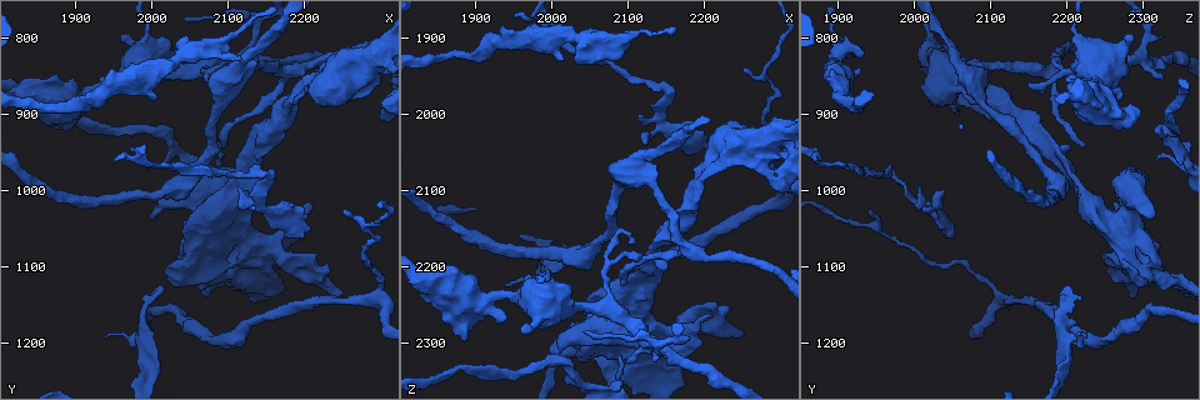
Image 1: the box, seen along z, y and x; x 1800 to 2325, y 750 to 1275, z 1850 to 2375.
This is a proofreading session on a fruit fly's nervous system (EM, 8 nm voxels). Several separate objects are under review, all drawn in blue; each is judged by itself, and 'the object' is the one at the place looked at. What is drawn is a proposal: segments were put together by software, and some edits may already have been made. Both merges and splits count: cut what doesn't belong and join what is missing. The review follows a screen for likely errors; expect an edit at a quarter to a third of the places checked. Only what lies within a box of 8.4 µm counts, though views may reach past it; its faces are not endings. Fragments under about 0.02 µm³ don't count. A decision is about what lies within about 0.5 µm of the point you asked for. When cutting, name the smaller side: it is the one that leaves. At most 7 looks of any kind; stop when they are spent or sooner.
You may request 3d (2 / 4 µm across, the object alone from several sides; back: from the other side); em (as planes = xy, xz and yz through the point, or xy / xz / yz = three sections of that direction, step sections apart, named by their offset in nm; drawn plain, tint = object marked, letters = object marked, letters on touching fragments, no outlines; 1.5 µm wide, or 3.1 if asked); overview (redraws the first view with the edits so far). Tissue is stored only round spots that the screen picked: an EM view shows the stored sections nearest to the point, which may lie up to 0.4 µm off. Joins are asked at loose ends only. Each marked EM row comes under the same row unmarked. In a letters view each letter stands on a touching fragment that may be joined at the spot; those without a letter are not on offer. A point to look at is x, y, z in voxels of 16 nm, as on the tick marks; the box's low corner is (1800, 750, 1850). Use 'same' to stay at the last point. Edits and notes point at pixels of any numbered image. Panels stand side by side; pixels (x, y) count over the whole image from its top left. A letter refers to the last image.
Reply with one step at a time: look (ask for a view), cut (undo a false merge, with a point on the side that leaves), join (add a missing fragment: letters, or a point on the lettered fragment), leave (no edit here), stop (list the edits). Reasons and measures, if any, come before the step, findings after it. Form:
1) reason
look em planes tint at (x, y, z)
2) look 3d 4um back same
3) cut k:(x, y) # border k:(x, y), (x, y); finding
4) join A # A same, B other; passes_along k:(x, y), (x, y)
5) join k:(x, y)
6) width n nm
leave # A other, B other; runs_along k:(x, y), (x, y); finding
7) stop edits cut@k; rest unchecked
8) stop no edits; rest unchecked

a narrow waist
look em planes letters at (2170, 835, 2325)

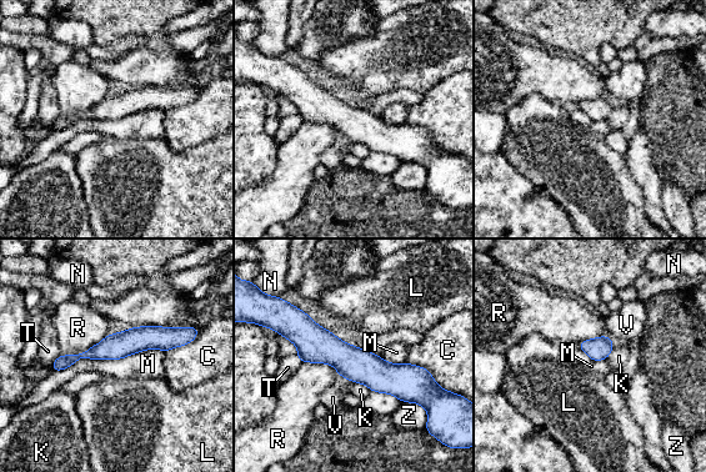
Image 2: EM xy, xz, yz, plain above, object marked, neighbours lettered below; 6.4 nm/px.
width 140 nm
leave # C other, K other, L other, M other, N other, R other, T other, V other, Z other; continuous, no second cell

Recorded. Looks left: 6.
an open end
look em planes letters at (2000, 1040, 2315)

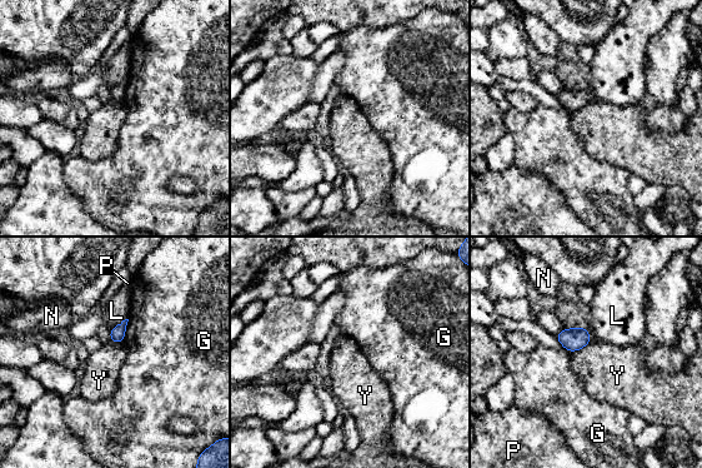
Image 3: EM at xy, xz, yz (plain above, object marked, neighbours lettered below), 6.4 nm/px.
leave # G other, L other, N other, P other, Y other; border 3:(590, 342), (570, 352); none of them fits

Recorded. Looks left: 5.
branch stops here
look em yz step 8 letters at (2200, 1060, 2040)

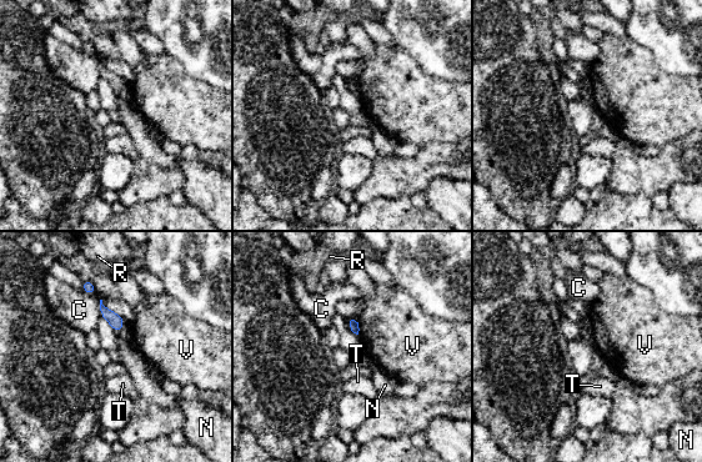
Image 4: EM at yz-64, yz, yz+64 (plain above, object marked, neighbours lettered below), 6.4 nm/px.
leave # C other, N other, R other, T other, V other; border 4:(125, 321), (118, 334); no lettered fragment goes on from it

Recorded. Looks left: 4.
stop no edits; rest unchecked

